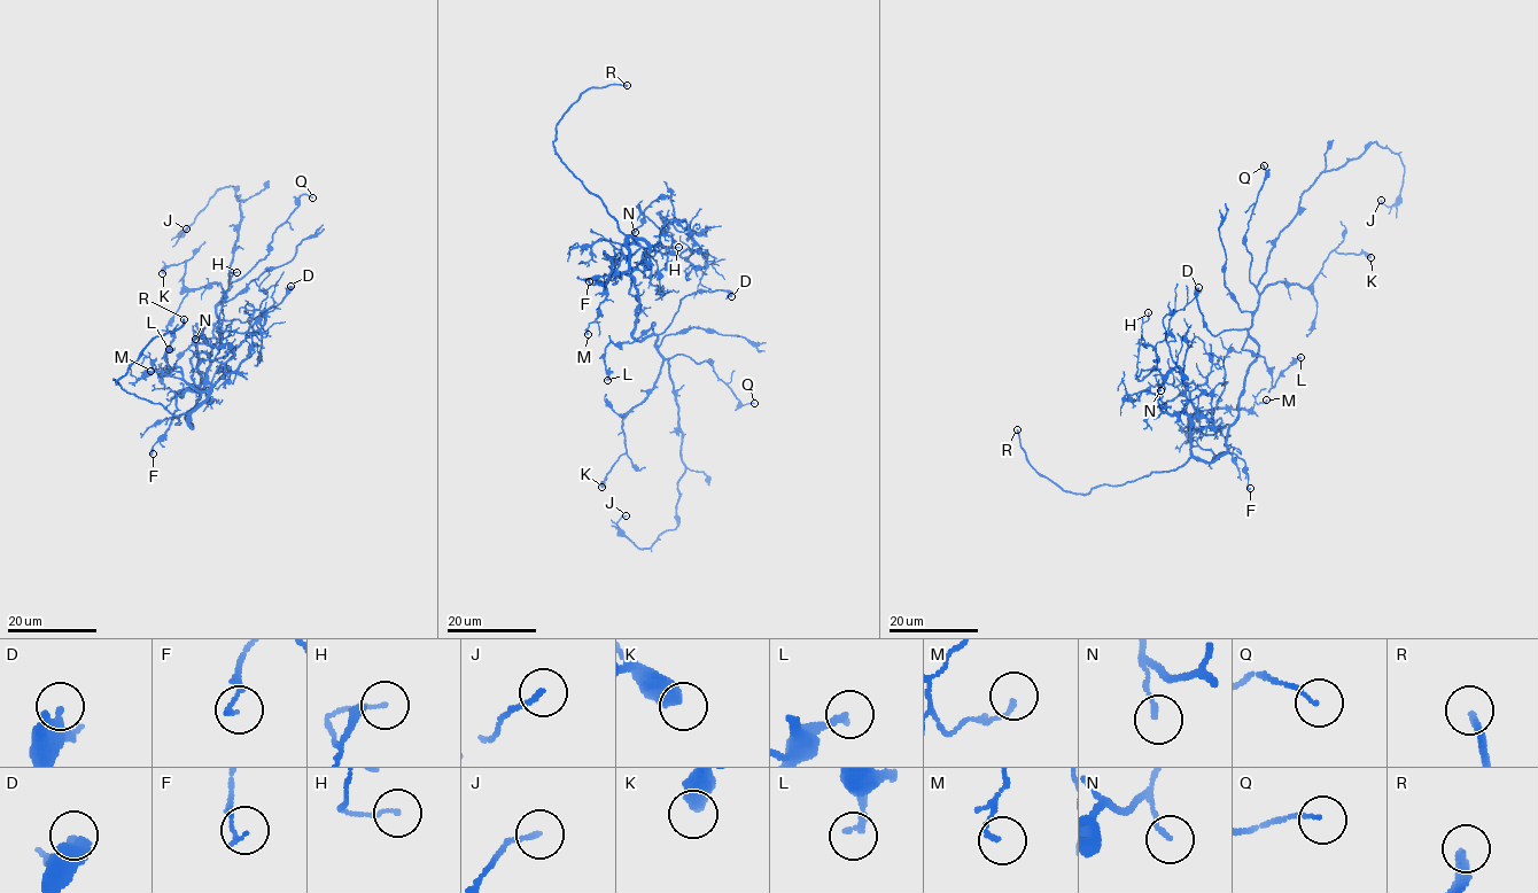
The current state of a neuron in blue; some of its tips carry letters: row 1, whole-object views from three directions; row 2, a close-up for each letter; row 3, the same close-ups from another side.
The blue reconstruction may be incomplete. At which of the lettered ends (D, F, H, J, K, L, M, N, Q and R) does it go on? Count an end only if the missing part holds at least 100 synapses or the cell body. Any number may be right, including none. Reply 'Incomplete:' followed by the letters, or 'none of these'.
Incomplete: R

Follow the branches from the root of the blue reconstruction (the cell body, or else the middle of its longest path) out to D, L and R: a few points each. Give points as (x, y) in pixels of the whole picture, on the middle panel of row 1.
D: (632, 332), (639, 340), (661, 334), (681, 300), (696, 292), (723, 289), (731, 296)
L: (632, 332), (639, 340), (651, 334), (654, 324), (632, 342), (610, 342), (604, 357), (607, 380)
R: (632, 332), (637, 289), (623, 273), (627, 237), (553, 145), (557, 124), (580, 94), (627, 85)

